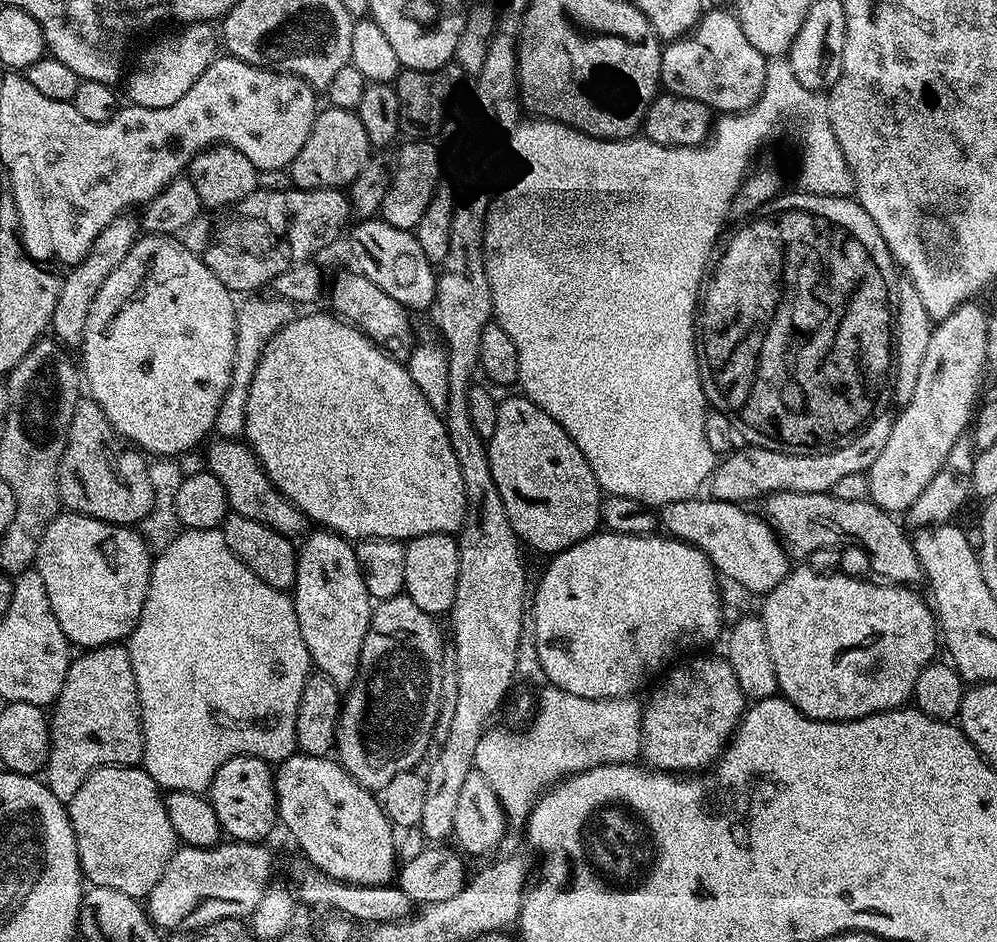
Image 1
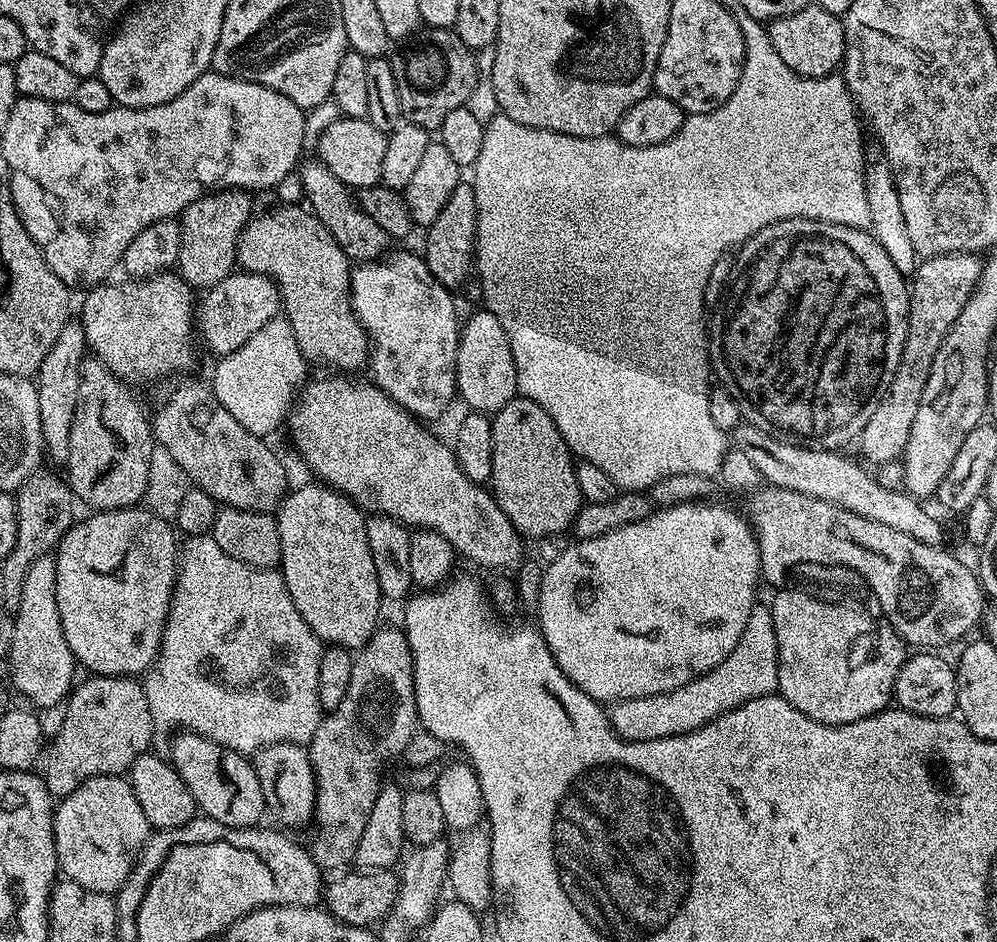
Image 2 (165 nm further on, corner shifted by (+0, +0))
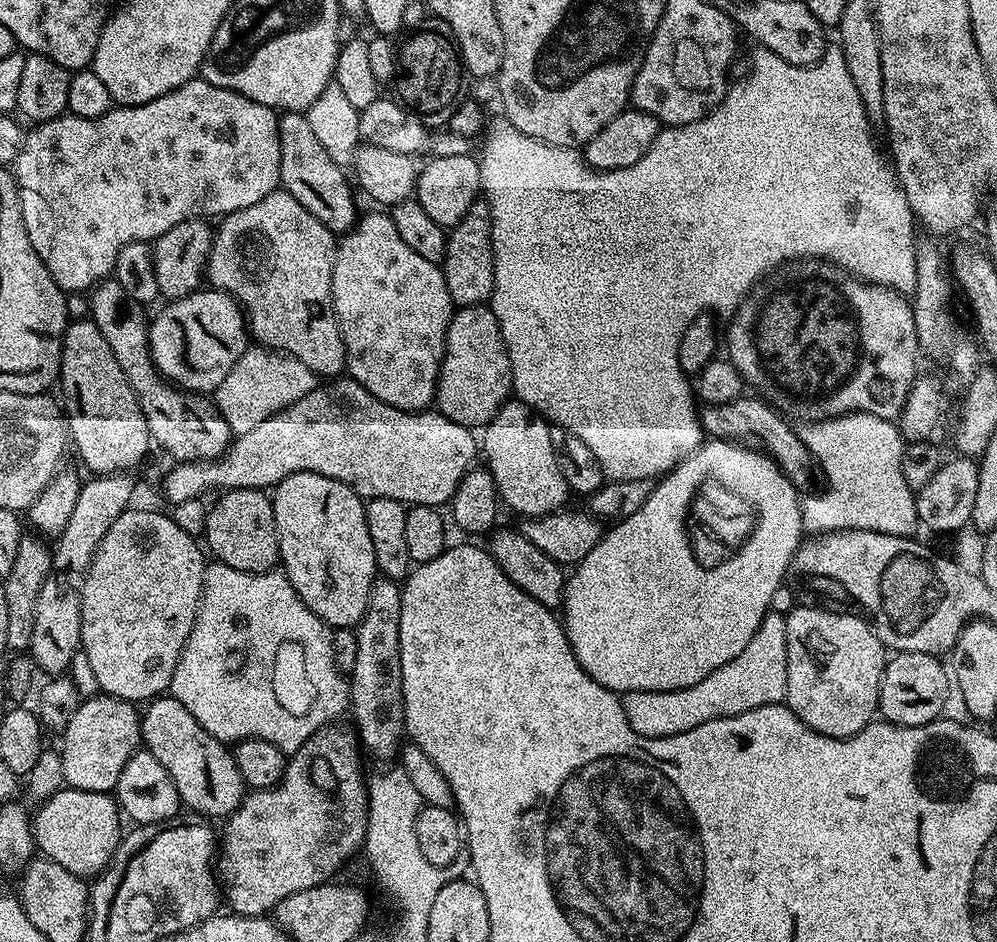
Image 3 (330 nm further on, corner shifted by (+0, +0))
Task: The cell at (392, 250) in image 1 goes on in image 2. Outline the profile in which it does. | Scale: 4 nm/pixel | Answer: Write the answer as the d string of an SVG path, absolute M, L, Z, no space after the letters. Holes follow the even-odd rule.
M319 158L307 160L299 165L298 176L300 172L300 184L304 187L304 196L308 199L306 204L312 215L319 218L326 230L330 230L334 242L338 242L349 261L371 262L381 259L389 251L390 238L386 230L382 230L382 226L378 226L378 222L370 218L370 214L360 209L348 185L334 178L334 174L330 174L328 167Z

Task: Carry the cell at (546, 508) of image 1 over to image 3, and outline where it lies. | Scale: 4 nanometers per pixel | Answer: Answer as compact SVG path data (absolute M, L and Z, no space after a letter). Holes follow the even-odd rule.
M509 399L496 411L496 417L483 429L482 456L483 459L484 456L488 459L486 467L488 473L494 478L499 499L503 503L505 500L517 512L517 517L548 516L552 512L561 511L567 505L564 503L570 499L568 483L566 478L562 478L562 470L558 466L549 421L521 400Z

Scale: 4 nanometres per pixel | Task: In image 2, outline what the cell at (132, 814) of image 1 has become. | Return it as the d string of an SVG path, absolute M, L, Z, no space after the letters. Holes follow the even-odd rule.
M95 776L55 805L52 837L59 871L67 879L87 892L116 894L128 883L150 839L150 825L134 798L131 779Z

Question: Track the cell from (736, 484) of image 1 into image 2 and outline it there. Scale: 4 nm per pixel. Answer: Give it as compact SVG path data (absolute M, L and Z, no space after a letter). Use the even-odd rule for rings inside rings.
M947 252L917 263L910 277L906 342L902 346L898 370L894 370L892 385L878 402L878 410L870 414L870 422L866 422L858 437L860 452L869 465L877 466L903 457L910 438L910 426L914 426L914 417L918 415L918 406L922 402L922 390L926 390L926 378L930 378L930 366L934 366L934 358L946 334L976 289L981 267L981 257L970 252Z

